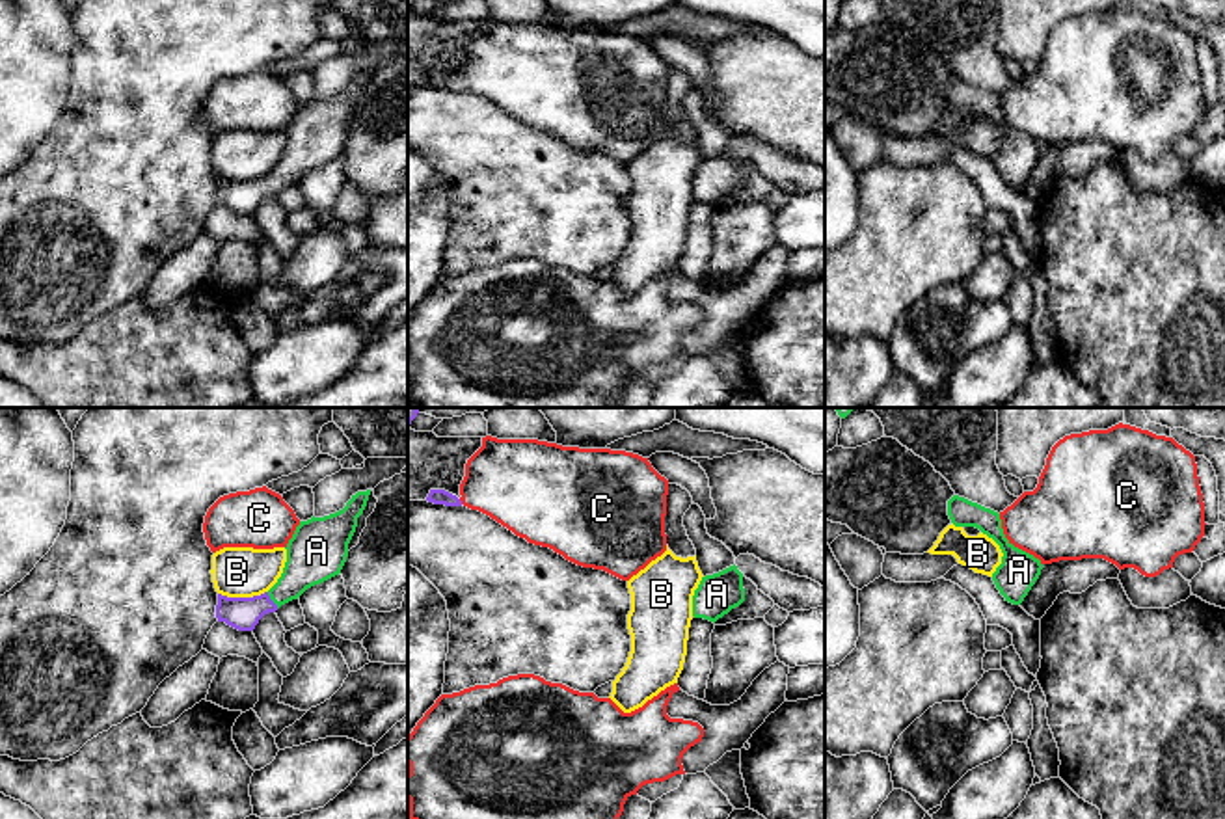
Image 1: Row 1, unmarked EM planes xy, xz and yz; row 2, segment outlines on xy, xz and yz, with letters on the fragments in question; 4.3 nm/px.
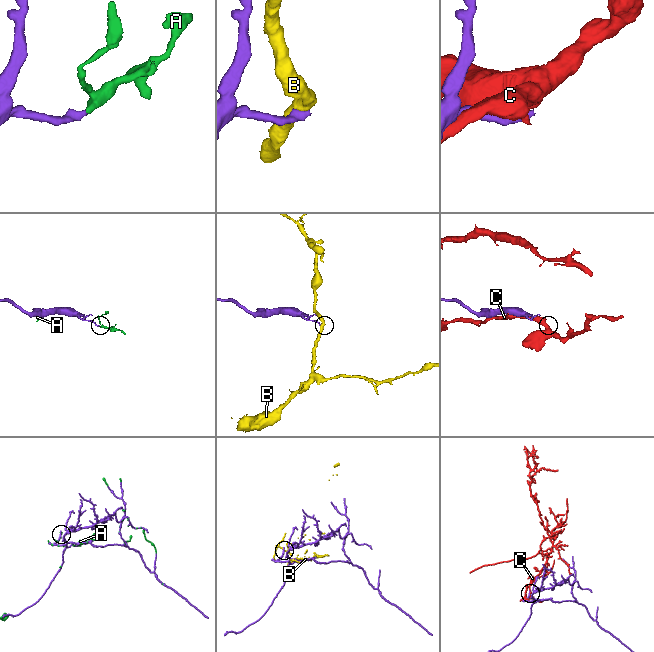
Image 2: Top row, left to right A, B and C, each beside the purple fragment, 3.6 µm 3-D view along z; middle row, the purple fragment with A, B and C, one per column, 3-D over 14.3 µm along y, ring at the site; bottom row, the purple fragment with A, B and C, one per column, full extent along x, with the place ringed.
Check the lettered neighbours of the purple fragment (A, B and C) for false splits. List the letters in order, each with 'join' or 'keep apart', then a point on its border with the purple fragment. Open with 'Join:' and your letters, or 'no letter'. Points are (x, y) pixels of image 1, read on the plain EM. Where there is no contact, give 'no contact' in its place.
Join: A
A: join; contact xy (270, 183)
B: keep apart; contact xy (242, 181)
C: keep apart; contact xz (460, 84)

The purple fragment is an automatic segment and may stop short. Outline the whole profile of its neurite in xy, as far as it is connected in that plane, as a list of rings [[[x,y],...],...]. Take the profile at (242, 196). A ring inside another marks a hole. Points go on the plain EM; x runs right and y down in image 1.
[[[370,73],[357,74],[346,89],[324,101],[300,104],[287,127],[287,145],[277,166],[253,181],[218,177],[216,201],[238,214],[253,214],[259,203],[298,182],[307,171],[341,156]]]

